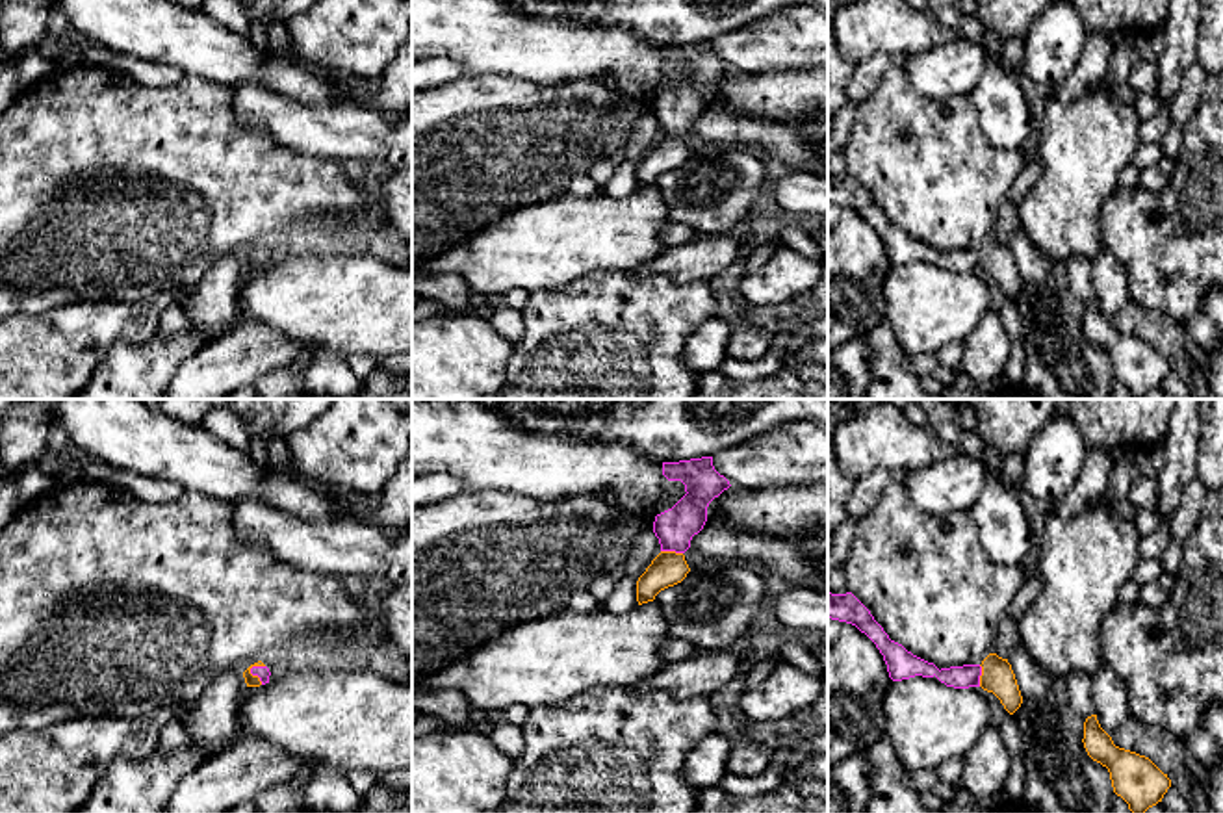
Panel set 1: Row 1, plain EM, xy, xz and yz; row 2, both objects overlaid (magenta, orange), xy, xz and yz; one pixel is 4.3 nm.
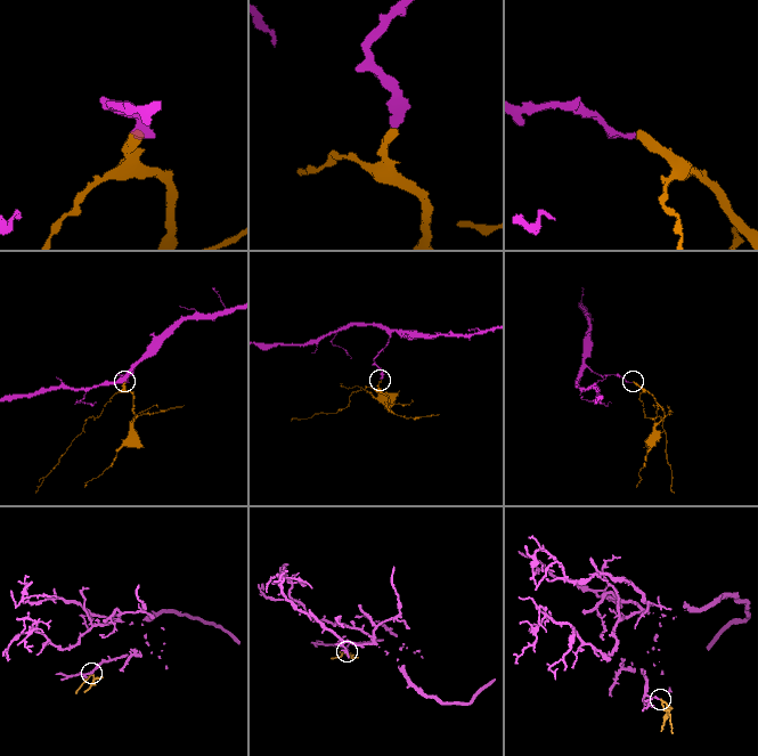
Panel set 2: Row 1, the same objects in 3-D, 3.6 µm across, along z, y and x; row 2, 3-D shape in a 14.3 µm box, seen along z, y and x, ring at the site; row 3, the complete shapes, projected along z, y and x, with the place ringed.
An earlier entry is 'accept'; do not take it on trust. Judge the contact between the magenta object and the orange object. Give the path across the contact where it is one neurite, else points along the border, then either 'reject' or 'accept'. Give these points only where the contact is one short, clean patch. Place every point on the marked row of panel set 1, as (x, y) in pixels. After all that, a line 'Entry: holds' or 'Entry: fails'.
across xy (262, 672), (255, 674), (251, 680) | accept
Entry: holds

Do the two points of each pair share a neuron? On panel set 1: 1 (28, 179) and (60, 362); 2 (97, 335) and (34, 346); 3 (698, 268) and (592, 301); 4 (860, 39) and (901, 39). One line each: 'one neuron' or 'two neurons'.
1: two neurons
2: one neuron
3: two neurons
4: one neuron

